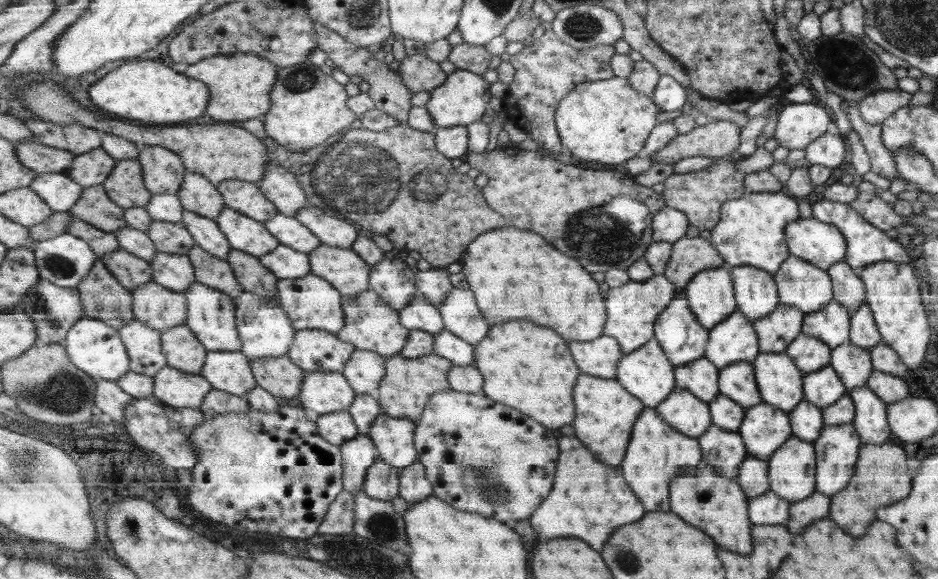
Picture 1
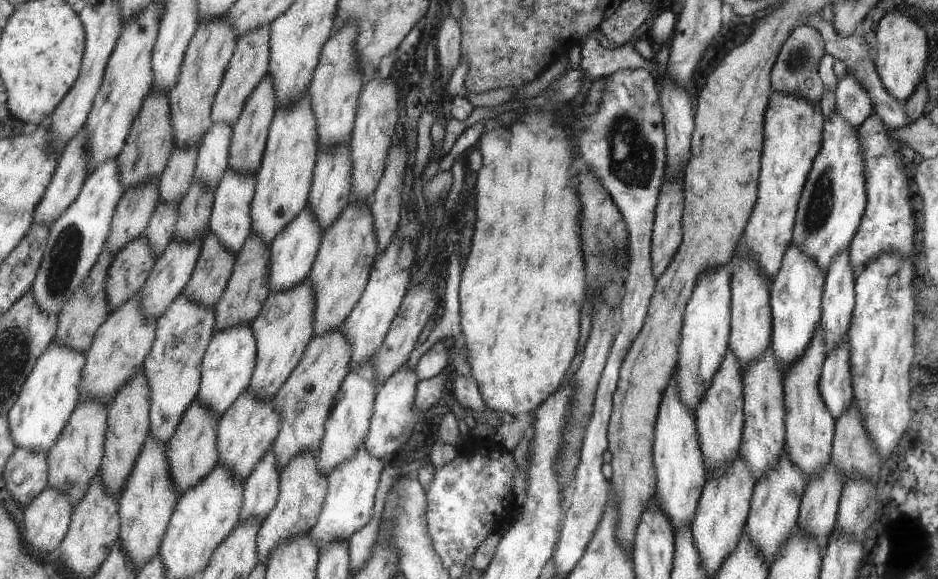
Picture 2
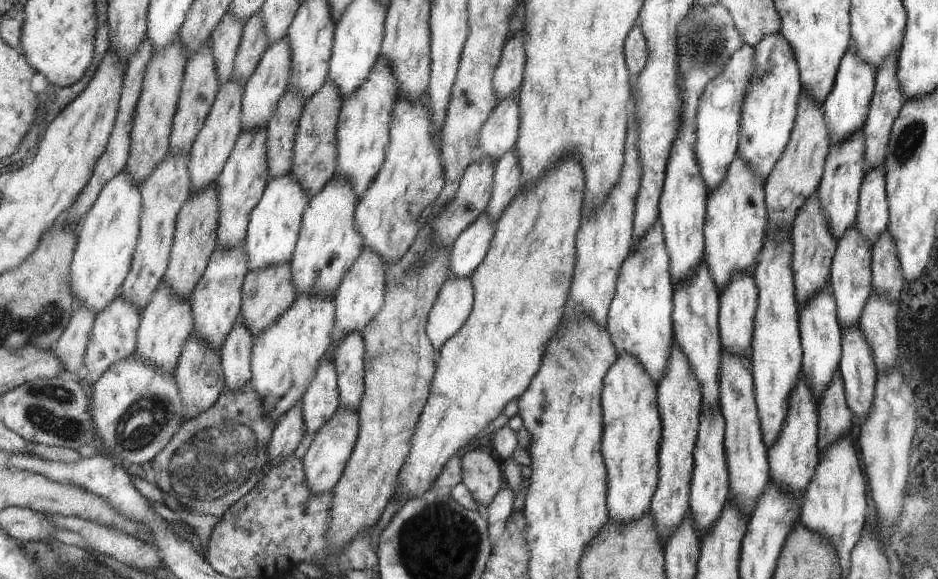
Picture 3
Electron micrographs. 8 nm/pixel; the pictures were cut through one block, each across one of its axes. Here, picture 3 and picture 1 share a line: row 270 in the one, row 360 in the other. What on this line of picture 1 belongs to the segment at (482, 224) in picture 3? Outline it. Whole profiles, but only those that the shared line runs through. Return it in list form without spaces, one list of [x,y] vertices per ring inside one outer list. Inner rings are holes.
[[[445,329],[440,334],[434,335],[433,353],[450,359],[454,365],[458,366],[466,366],[475,362],[473,345]]]

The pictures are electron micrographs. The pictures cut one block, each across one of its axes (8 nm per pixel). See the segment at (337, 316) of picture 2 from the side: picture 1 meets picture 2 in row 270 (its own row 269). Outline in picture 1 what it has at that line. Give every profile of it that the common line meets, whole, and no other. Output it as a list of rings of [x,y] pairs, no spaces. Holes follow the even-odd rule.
[[[320,244],[309,252],[310,267],[312,273],[320,278],[324,278],[332,286],[341,292],[342,296],[362,294],[369,290],[369,276],[372,273],[372,266],[365,262],[365,259],[346,247],[333,247],[327,244]]]

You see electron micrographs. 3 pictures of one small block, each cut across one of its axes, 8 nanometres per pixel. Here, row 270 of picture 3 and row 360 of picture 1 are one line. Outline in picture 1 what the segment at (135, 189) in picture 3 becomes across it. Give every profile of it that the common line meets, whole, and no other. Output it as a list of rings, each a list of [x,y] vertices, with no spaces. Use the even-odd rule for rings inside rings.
[[[88,316],[77,323],[73,330],[70,330],[68,337],[65,338],[68,354],[76,366],[79,366],[98,380],[117,381],[119,378],[122,378],[122,375],[132,371],[132,359],[130,358],[125,339],[122,338],[118,328],[110,326],[109,323],[102,319]]]

